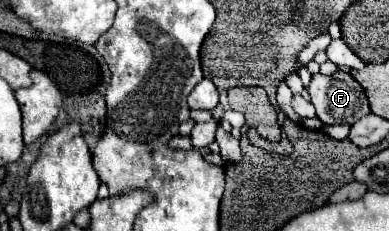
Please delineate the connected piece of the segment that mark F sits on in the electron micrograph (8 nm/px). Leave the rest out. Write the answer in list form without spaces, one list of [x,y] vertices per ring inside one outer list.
[[[336,71],[330,77],[312,75],[308,93],[316,107],[316,115],[324,125],[352,125],[370,113],[370,105],[360,83],[344,71]]]

